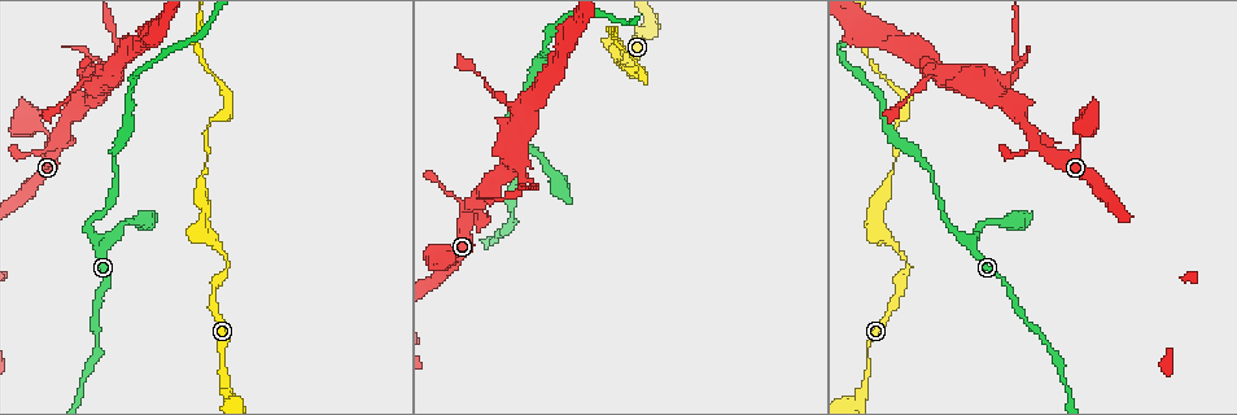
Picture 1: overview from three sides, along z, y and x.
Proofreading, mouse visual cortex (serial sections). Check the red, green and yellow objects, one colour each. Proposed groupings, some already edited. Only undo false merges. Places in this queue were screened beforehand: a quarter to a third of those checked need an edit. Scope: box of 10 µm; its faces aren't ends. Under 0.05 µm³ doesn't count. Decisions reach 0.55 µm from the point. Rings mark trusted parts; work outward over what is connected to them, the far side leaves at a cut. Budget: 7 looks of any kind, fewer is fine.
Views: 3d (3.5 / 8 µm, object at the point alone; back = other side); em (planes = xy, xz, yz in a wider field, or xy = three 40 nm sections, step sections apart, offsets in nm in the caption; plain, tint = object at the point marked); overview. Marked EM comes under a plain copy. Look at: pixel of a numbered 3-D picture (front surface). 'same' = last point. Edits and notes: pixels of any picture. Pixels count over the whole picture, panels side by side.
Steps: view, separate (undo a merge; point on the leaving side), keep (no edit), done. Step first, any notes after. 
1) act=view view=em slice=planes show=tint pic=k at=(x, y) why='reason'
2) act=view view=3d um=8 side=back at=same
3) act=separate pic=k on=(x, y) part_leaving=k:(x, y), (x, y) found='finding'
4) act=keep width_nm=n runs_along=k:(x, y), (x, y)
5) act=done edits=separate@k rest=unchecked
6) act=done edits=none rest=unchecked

act=view view=3d um=8 pic=1 at=(998, 86)

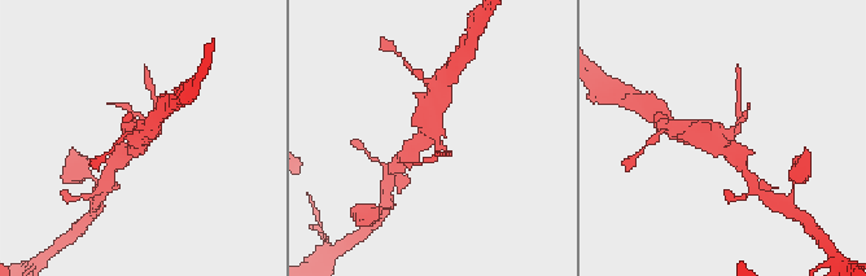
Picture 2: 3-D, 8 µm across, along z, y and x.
act=view view=3d um=3.5 at=same

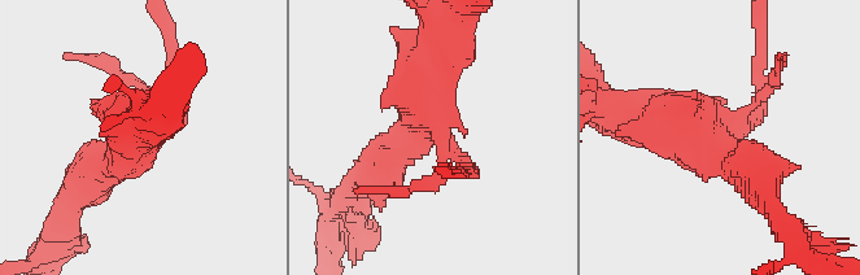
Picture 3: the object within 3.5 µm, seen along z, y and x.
act=view view=em slice=xy step=2 show=tint pic=3 at=(434, 132)

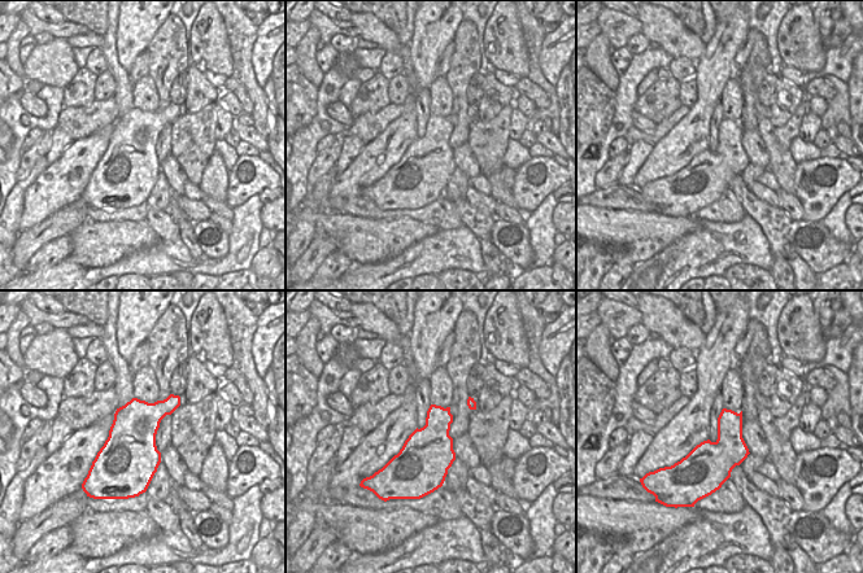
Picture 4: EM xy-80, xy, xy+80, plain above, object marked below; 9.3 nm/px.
act=separate pic=3 on=(755, 68) part_leaving=3:(740, 127), (759, 112), (763, 23) found='a second cell is stuck on'

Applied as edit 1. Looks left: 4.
act=view view=3d um=3.5 pic=1 at=(905, 259)

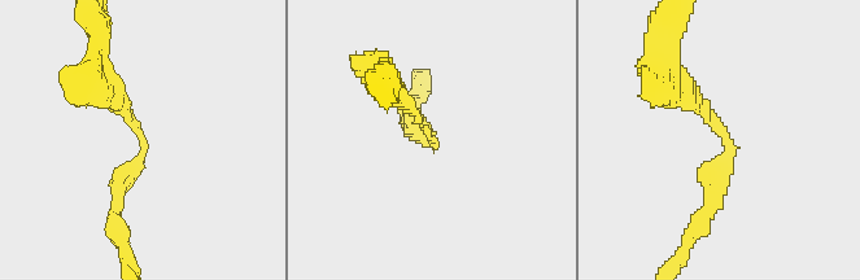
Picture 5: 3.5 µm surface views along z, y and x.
act=view view=em slice=xy step=1 show=tint pic=5 at=(431, 137) arm_widths_nm=200,250 why='shape alone is not enough'

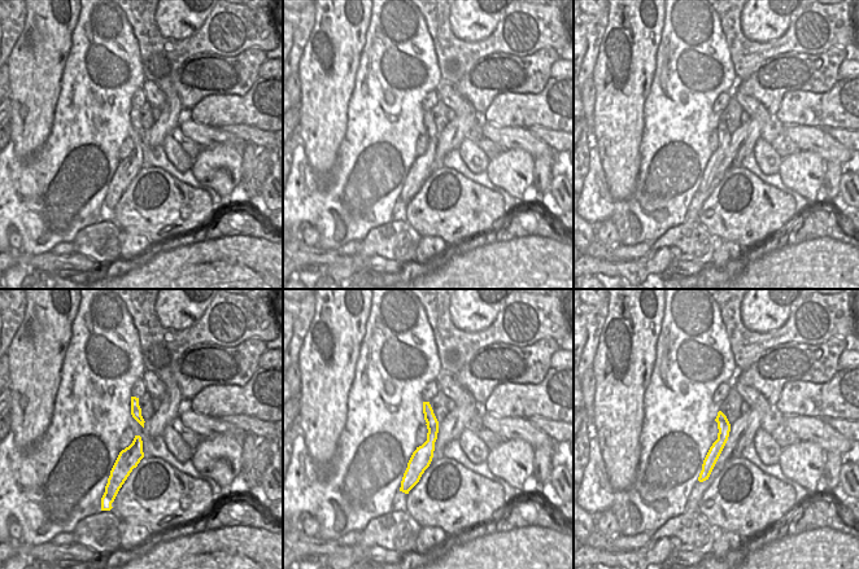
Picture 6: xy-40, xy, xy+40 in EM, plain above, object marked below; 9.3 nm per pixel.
act=keep runs_along=6:(426, 405), (431, 441), (408, 486) found='all the same cell'

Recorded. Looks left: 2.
act=view view=3d um=3.5 pic=1 at=(897, 121)

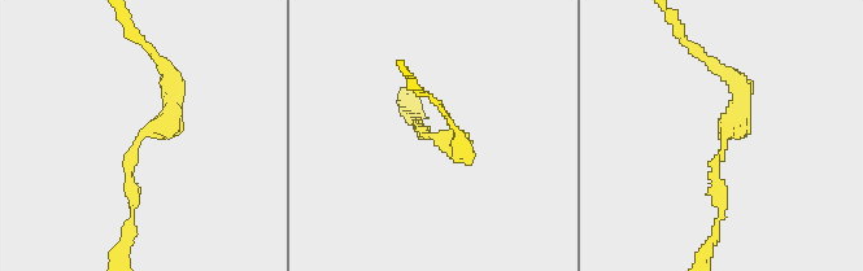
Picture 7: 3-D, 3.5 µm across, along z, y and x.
act=view view=em slice=xy step=1 show=tint pic=7 at=(431, 135) arm_widths_nm=100,250

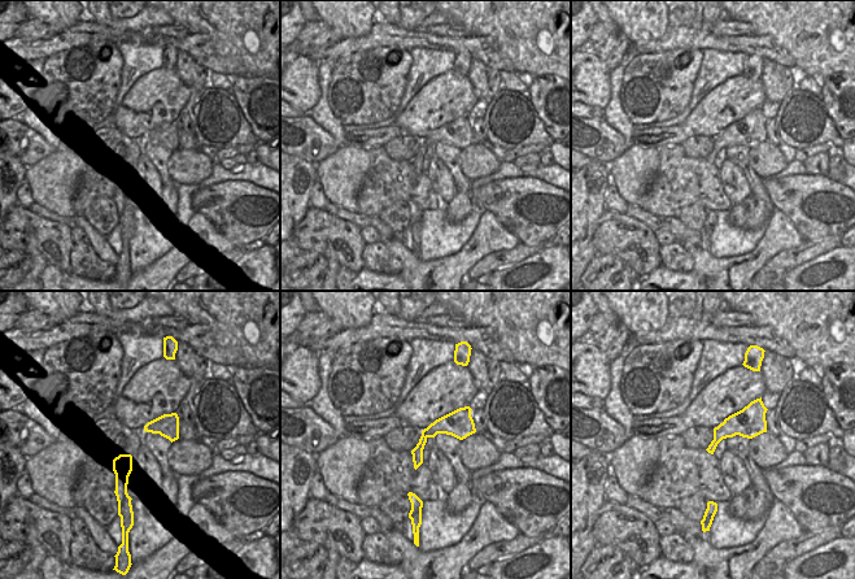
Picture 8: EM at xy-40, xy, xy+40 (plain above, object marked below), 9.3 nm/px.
act=keep found='one cell here'

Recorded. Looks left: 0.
act=done edits=separate@3 rest=unchecked

